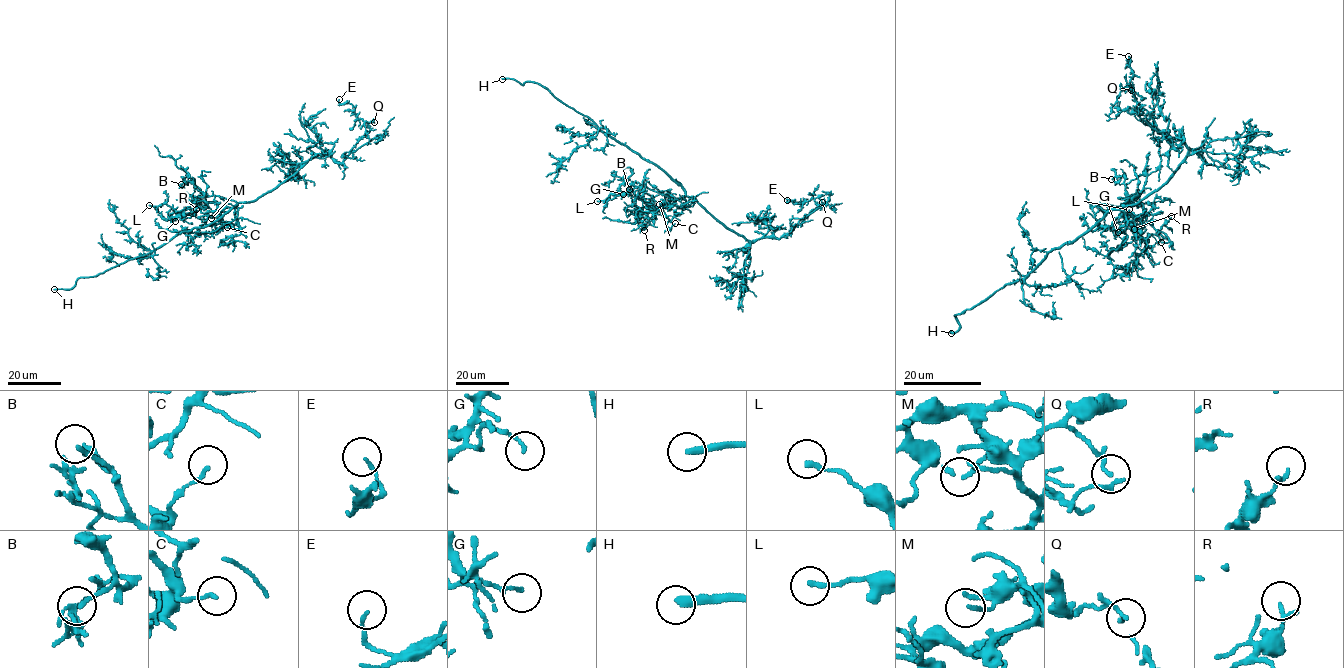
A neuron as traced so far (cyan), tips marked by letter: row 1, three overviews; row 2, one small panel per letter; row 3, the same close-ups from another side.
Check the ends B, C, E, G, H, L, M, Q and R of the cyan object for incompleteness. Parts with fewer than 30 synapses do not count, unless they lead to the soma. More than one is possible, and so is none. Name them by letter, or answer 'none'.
H, M

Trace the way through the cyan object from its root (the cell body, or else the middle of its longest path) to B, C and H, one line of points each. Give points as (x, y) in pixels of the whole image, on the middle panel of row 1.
B: (686, 193), (658, 207), (648, 198), (636, 197), (629, 189)
C: (686, 193), (683, 198), (685, 208), (666, 225), (670, 228), (675, 223)
H: (686, 193), (656, 166), (604, 134), (546, 88), (534, 82), (502, 79)

